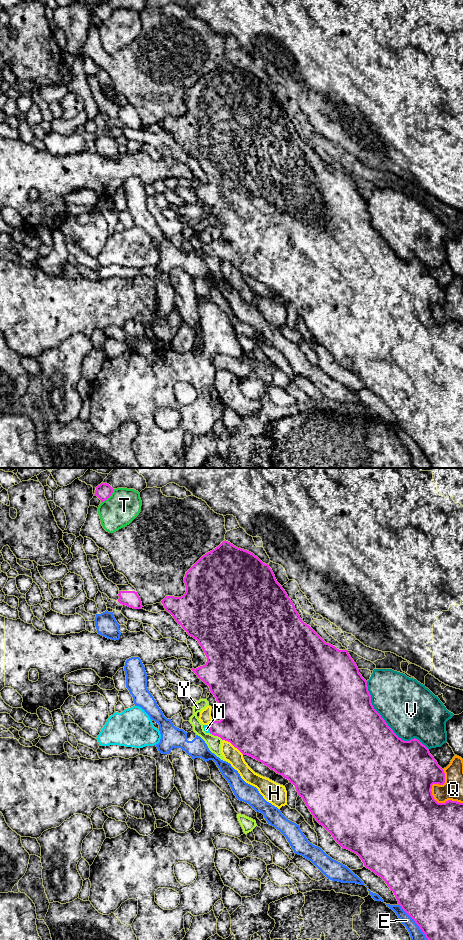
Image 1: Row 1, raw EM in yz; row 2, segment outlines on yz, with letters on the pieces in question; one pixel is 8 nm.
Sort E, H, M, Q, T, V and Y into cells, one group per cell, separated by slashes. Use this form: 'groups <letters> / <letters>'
groups E / H / M / Q / T / V / Y

